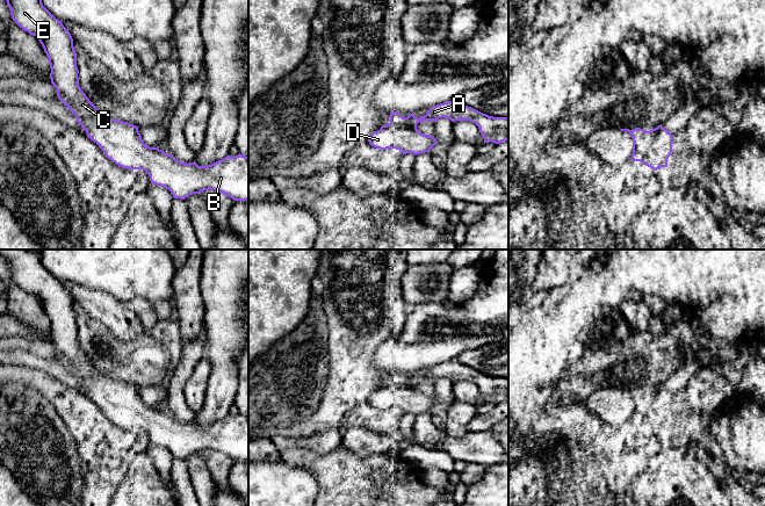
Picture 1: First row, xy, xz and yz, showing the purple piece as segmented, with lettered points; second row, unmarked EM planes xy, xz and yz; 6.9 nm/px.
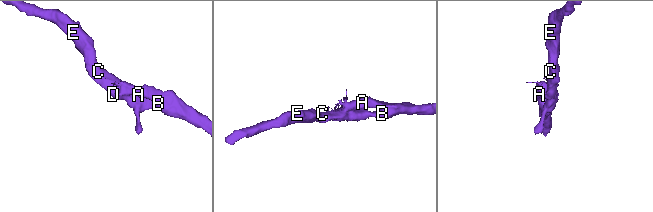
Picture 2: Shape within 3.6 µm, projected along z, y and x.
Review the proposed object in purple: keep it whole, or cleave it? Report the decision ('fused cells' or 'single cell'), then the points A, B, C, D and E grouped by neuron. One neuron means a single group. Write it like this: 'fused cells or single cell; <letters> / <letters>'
single cell; A B C D E

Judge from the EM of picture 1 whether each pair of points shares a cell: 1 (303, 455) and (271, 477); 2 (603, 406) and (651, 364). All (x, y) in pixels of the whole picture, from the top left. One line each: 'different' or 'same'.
1: different
2: different

